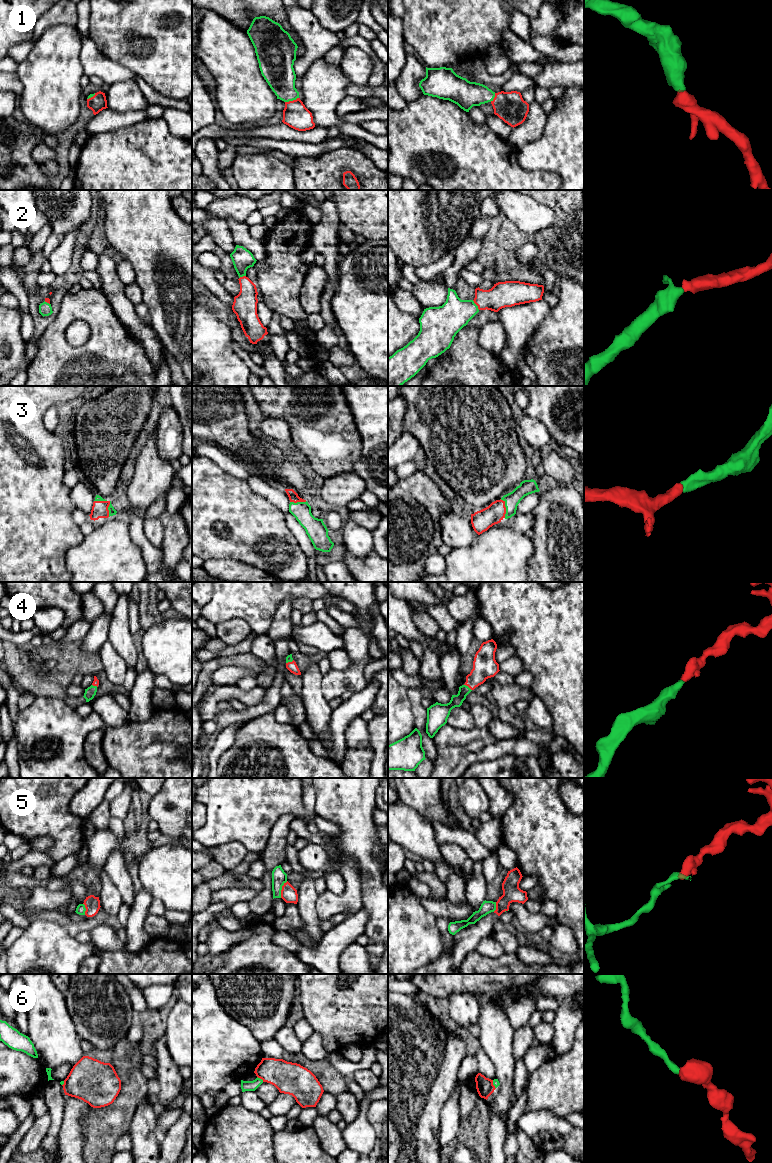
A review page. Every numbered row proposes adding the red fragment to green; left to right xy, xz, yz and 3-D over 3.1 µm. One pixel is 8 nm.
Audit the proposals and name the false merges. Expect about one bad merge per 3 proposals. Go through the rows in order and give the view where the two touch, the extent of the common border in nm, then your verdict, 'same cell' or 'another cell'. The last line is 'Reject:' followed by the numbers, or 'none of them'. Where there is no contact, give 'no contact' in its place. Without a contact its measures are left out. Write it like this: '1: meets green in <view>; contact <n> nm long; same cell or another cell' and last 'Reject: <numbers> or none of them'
1: meets green in xz; contact 120 nm long; same cell
2: meets green in yz; contact 100 nm long; same cell
3: meets green in yz; contact 160 nm long; same cell
4: meets green in yz; contact 80 nm long; same cell
5: meets green in xz; contact 150 nm long; another cell
6: meets green in xz; contact 70 nm long; another cell
Reject: 5, 6

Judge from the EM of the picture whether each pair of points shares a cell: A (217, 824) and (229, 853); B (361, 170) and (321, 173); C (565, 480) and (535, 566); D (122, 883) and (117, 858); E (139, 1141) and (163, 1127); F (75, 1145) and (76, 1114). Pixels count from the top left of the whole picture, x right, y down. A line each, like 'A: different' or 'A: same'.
A: different
B: same
C: different
D: same
E: different
F: same

